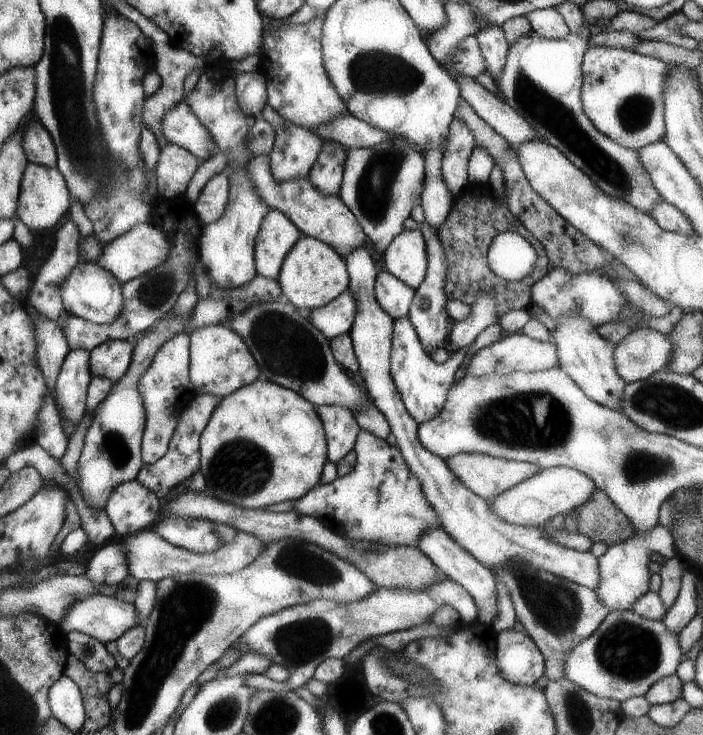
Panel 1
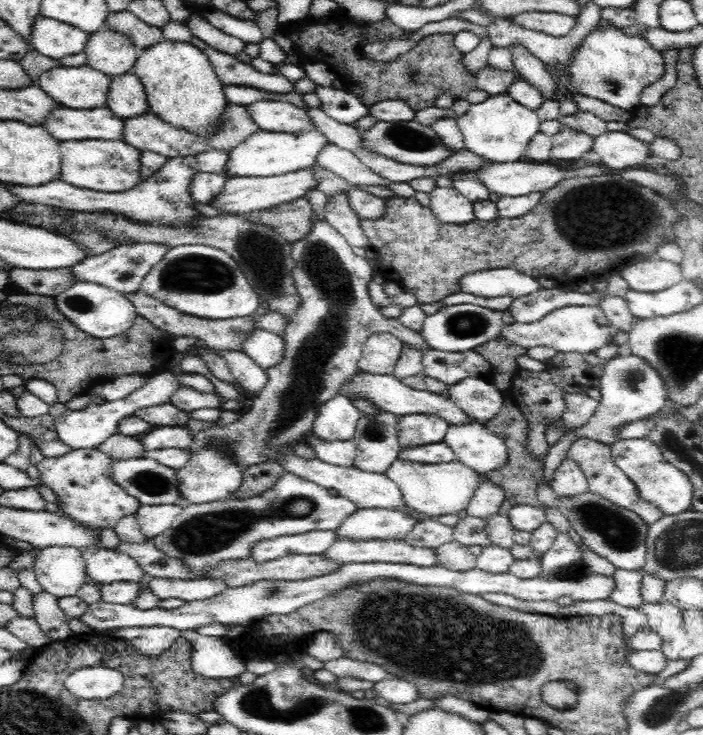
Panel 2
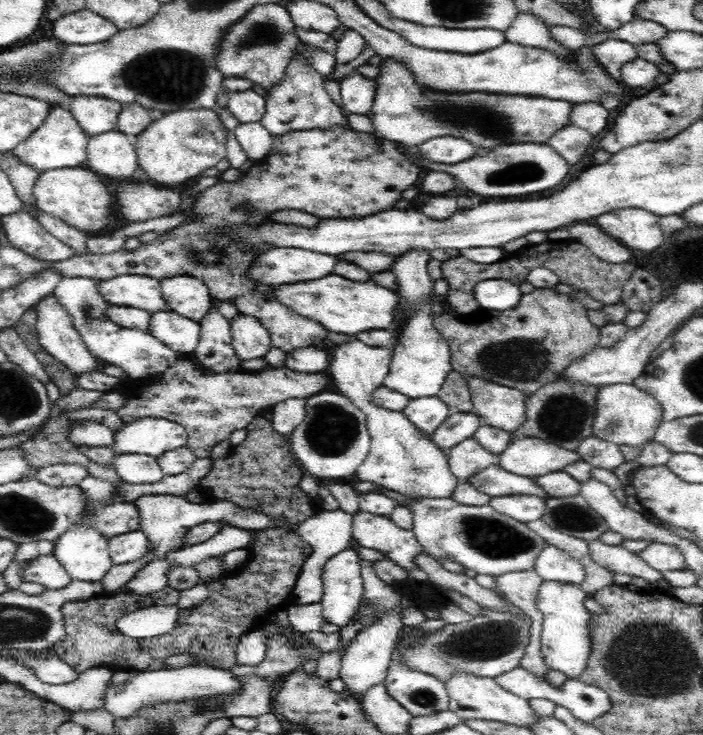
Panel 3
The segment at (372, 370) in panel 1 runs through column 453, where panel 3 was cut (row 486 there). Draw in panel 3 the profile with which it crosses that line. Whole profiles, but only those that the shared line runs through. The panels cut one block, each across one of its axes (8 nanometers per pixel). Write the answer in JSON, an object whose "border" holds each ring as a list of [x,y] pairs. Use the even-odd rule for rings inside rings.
{"border":[[[493,465],[487,470],[480,472],[470,481],[472,486],[479,491],[486,492],[491,497],[516,496],[525,494],[526,496],[537,496],[546,501],[550,496],[538,485],[536,478],[526,476],[516,476],[504,471],[500,466]]]}

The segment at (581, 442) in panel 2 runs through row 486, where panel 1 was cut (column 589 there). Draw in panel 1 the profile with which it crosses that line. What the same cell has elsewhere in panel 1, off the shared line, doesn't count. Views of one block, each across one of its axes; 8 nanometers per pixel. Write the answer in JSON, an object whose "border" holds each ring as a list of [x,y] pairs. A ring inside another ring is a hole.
{"border":[[[512,561],[505,567],[491,571],[503,582],[513,602],[515,622],[520,622],[527,634],[541,651],[544,674],[549,681],[563,679],[564,657],[580,640],[588,637],[610,612],[590,588],[553,576],[550,572],[533,570]]]}

